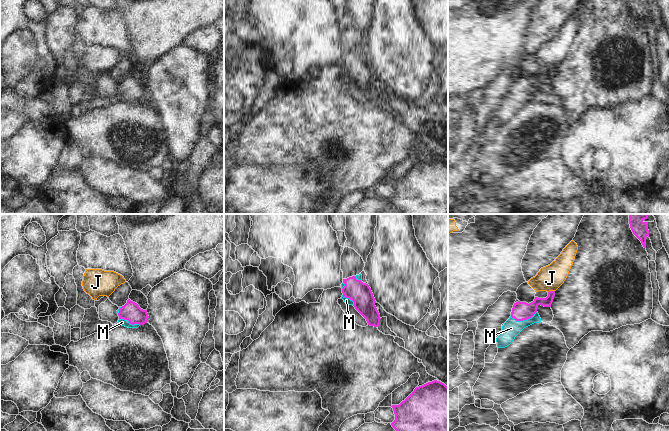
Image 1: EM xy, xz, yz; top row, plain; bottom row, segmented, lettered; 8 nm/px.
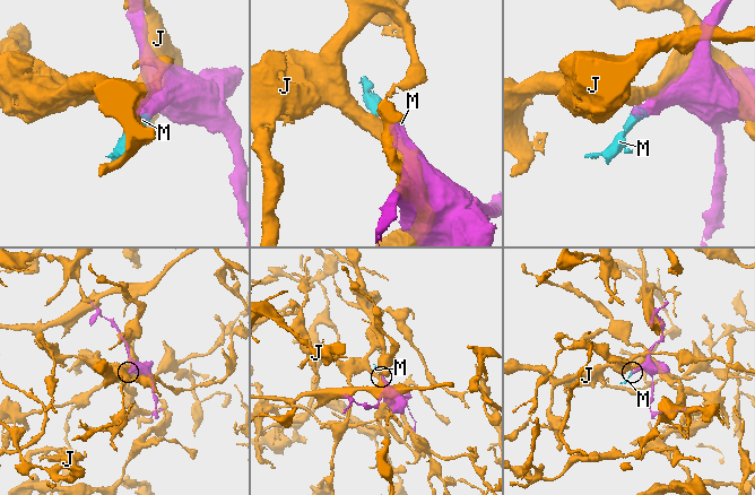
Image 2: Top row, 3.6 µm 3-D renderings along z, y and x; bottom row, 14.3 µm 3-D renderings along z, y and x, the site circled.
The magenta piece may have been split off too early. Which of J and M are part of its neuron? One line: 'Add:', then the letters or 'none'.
Add: M

